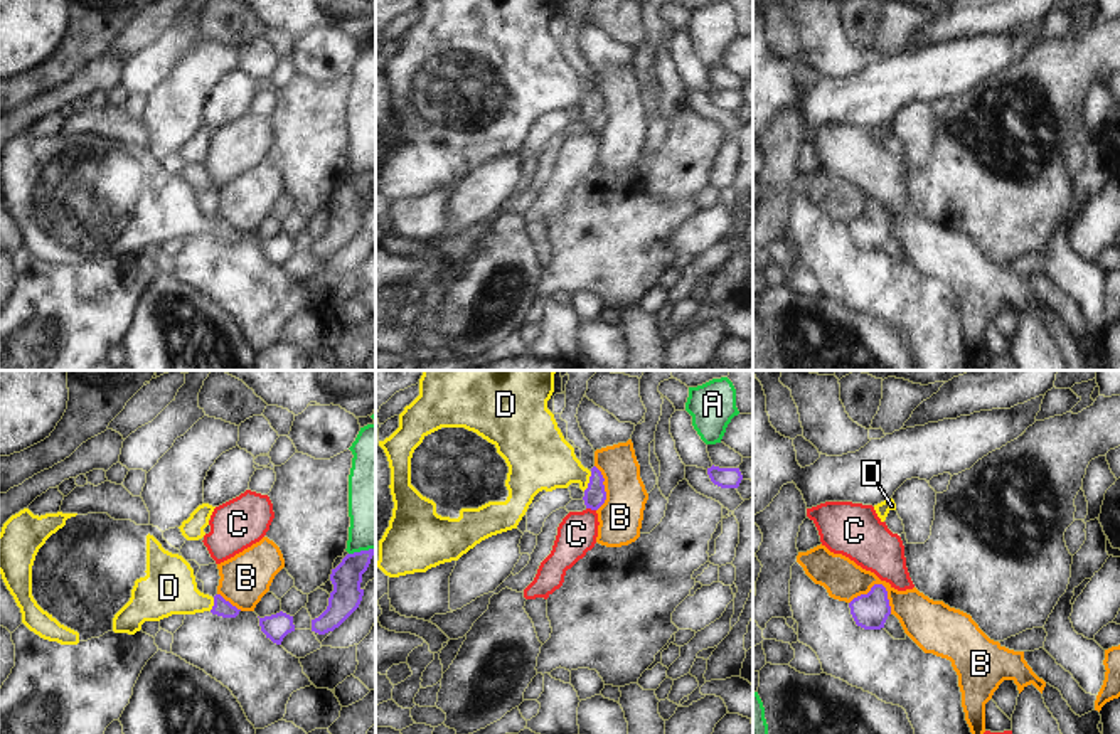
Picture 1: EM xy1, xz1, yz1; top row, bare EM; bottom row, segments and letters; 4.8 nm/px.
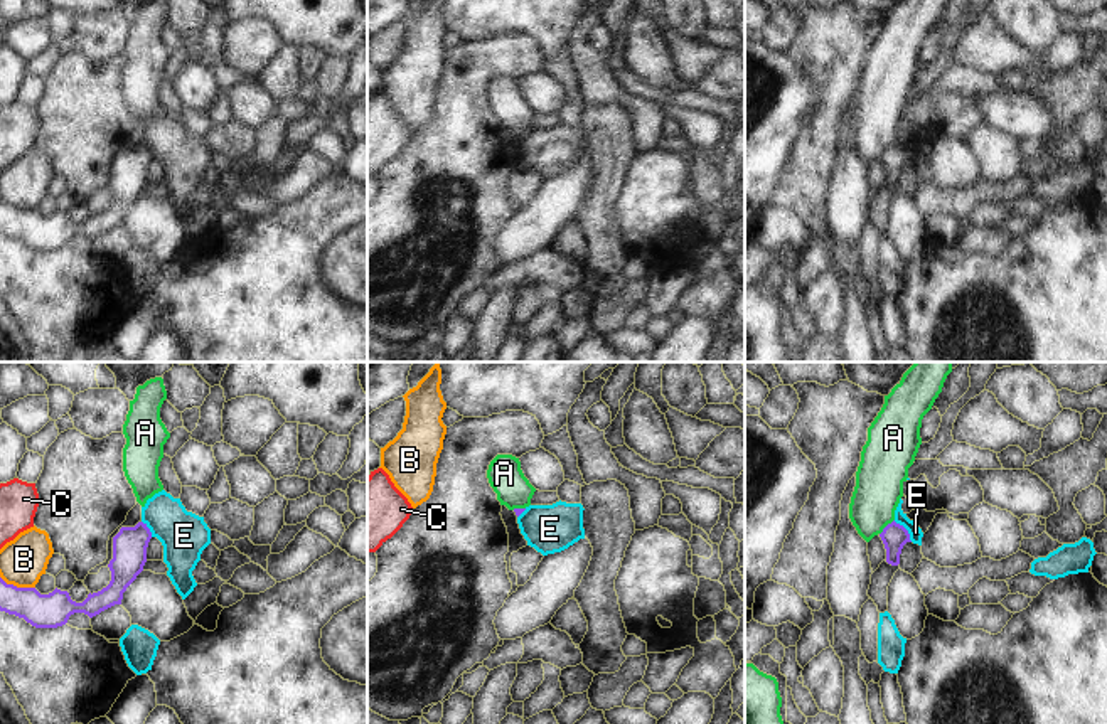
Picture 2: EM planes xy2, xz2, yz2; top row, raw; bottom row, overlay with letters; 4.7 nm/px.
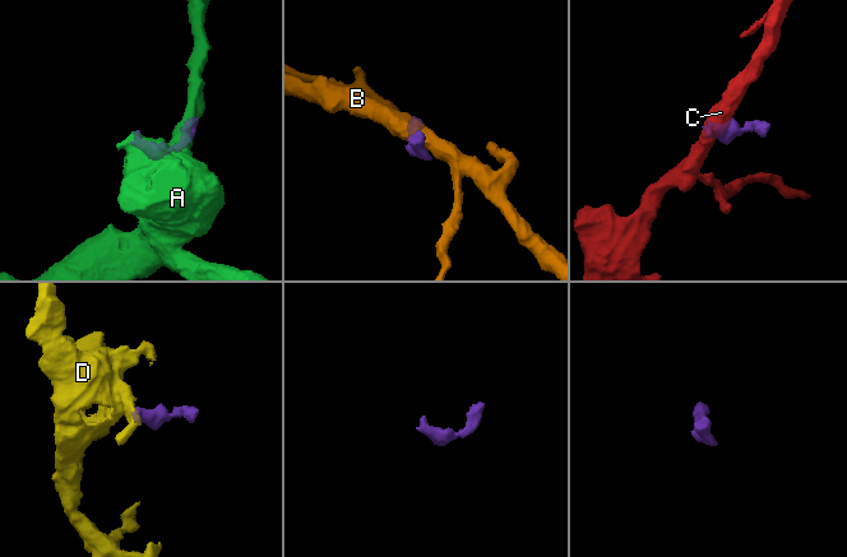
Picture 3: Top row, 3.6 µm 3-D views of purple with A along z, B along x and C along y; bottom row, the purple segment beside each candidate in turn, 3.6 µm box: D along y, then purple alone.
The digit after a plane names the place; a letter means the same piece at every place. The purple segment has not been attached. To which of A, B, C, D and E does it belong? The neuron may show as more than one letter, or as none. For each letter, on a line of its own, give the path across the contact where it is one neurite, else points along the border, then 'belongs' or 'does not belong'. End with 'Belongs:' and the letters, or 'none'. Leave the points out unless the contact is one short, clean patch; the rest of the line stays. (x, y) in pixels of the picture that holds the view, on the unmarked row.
A: border yz2 (893, 142), (880, 157); does not belong
B: border yz1 (849, 226), (874, 207), (881, 207), (891, 236); does not belong
C: border xz1 (586, 130), (595, 133); does not belong
D: way xz1 (595, 118), (590, 105), (575, 95), (543, 83); belongs
E: border yz2 (893, 143), (907, 154), (912, 164); does not belong
Belongs: D

